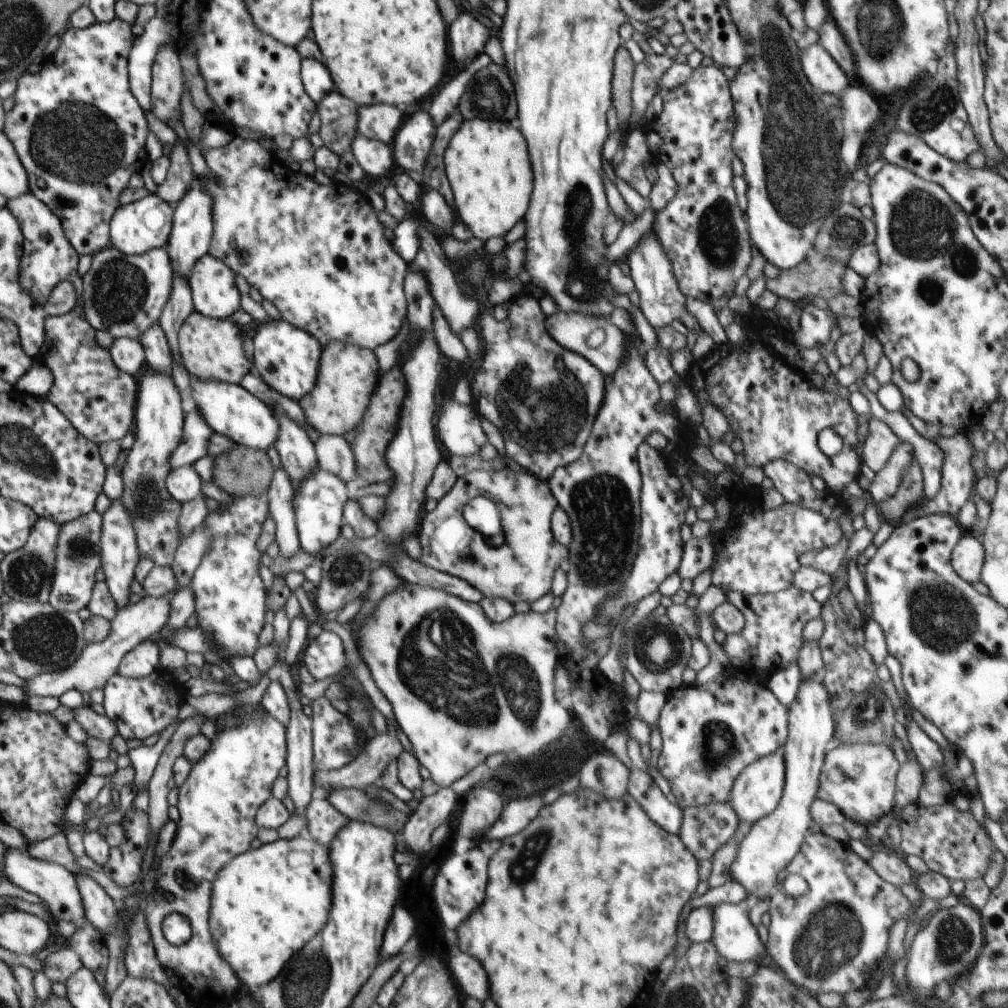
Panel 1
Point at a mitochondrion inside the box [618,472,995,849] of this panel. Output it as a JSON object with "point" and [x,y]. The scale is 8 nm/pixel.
{"point":[932,610]}

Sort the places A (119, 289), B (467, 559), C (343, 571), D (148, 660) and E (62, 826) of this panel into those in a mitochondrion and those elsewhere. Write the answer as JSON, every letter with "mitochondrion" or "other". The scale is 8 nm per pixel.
{"A":"mitochondrion","B":"mitochondrion","C":"mitochondrion","D":"other","E":"other"}

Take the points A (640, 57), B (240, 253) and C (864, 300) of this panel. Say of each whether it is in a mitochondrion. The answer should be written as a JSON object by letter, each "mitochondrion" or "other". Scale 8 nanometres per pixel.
{"A":"other","B":"other","C":"other"}

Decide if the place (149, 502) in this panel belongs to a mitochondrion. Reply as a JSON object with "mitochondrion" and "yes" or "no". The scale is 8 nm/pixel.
{"mitochondrion":"yes"}

